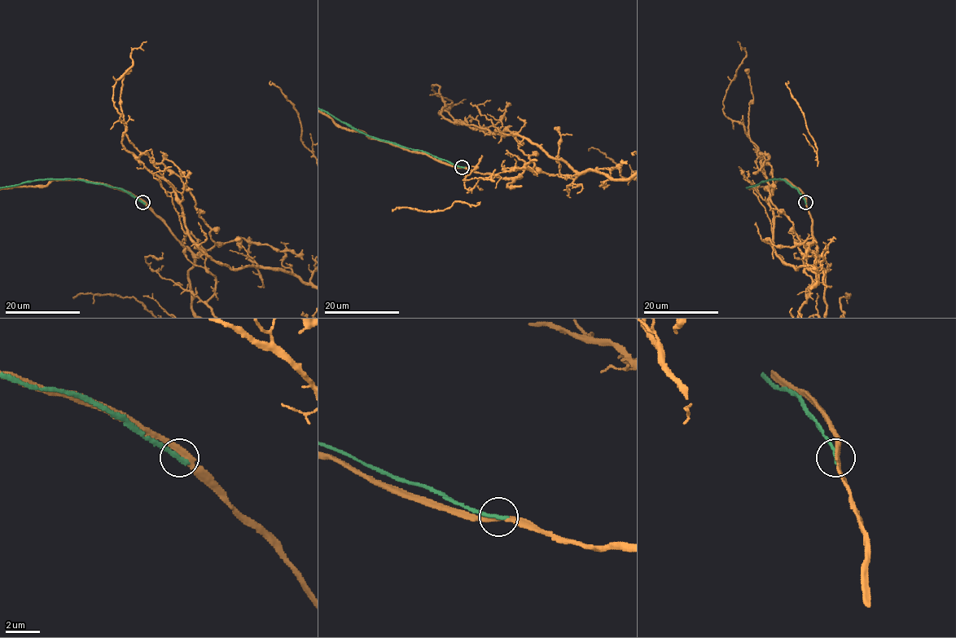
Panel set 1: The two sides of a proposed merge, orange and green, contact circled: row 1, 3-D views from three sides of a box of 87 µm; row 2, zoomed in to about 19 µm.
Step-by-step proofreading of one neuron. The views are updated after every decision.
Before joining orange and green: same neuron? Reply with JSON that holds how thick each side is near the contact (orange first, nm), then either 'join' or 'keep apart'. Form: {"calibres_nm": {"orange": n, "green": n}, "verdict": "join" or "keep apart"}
{"calibres_nm": {"orange": 280, "green": 240}, "verdict": "keep apart"}

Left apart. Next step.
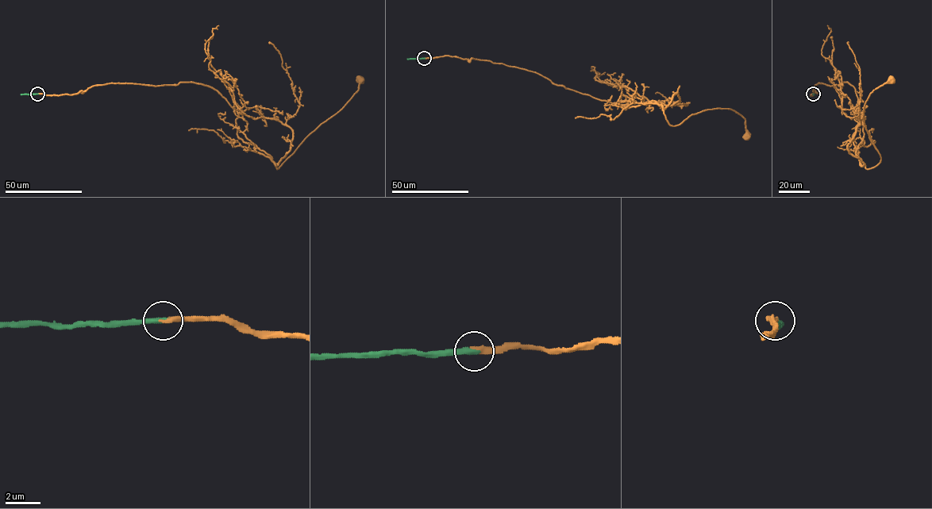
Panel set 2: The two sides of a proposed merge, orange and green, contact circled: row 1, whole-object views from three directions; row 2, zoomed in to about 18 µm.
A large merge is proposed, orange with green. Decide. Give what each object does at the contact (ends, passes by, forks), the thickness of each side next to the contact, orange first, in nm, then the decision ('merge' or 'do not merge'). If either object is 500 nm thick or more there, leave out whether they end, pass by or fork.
orange ends there; green ends there; 320 nm thick on the orange side, 340 nm on the other; merge

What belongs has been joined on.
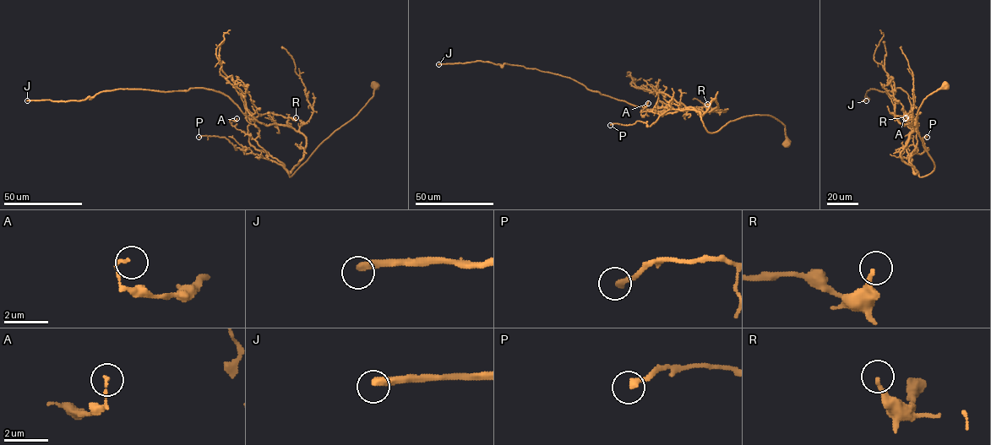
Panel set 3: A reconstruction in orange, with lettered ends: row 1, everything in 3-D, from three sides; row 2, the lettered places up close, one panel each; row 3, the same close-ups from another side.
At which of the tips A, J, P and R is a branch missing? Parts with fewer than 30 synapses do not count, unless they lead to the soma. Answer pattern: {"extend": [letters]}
{"extend": ["J"]}

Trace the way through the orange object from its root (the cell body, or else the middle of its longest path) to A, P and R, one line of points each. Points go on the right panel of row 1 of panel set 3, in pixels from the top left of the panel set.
A: (946, 86), (917, 114), (934, 165), (925, 176), (914, 171), (906, 149), (917, 123), (905, 118)
P: (946, 86), (928, 95), (917, 114), (918, 136), (934, 165), (920, 176), (911, 155), (928, 148), (927, 137)
R: (946, 86), (917, 114), (934, 165), (922, 176), (909, 162), (917, 128), (912, 112), (906, 117)

